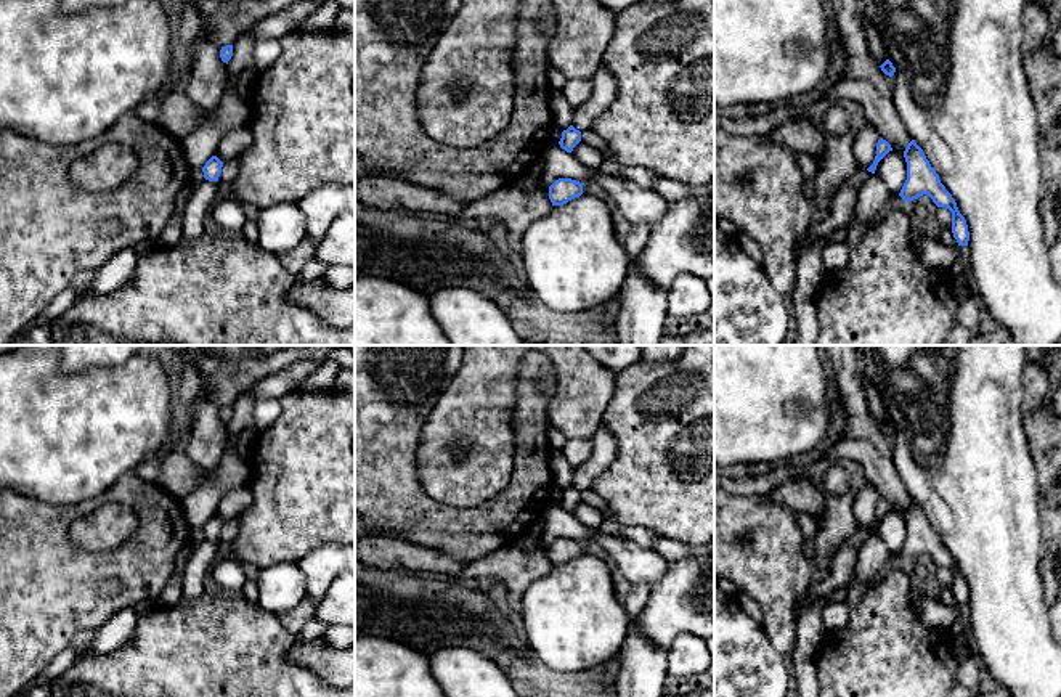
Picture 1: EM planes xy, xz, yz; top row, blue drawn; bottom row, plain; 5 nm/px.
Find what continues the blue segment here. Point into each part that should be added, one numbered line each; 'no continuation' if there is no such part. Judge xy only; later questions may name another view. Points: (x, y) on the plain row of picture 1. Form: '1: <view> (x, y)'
no continuation

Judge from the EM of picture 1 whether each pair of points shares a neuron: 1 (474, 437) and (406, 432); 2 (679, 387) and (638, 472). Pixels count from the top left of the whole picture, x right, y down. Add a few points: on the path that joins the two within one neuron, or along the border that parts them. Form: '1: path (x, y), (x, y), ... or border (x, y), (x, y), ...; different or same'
1: border (437, 400), (421, 431), (416, 471); different
2: path (679, 408), (676, 434), (658, 452); same

